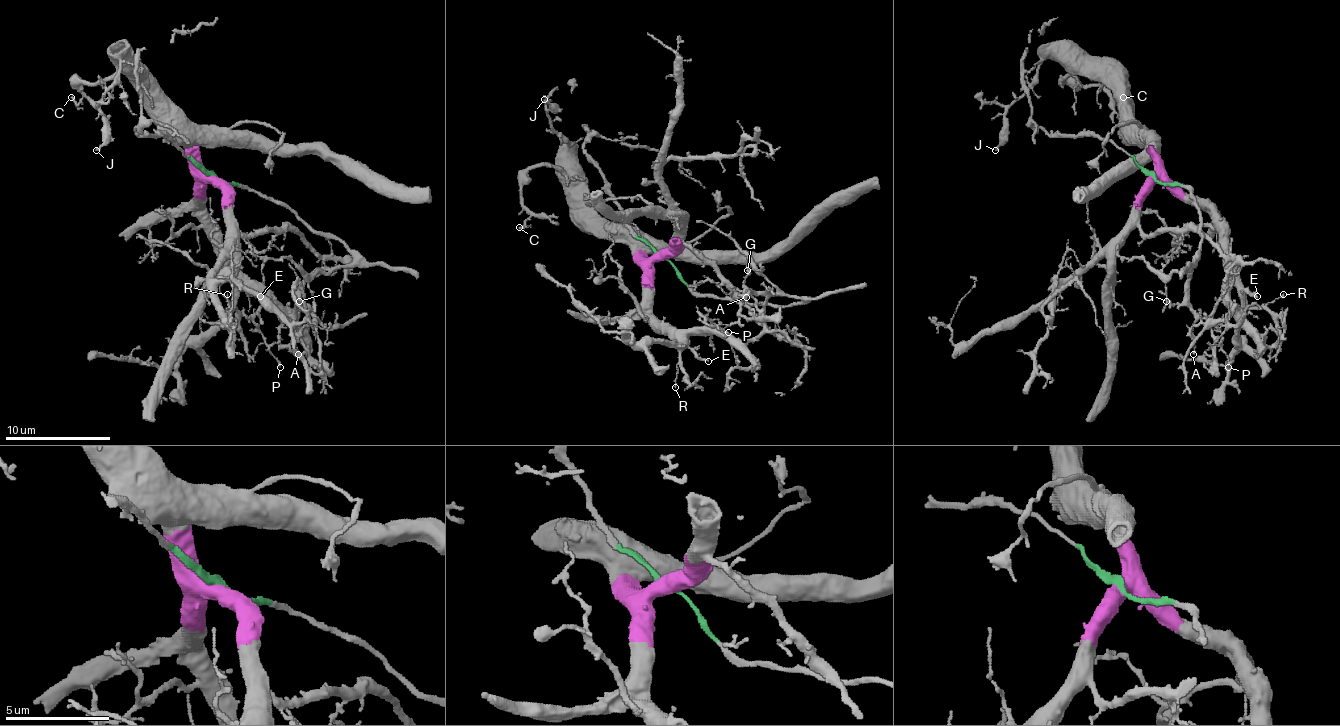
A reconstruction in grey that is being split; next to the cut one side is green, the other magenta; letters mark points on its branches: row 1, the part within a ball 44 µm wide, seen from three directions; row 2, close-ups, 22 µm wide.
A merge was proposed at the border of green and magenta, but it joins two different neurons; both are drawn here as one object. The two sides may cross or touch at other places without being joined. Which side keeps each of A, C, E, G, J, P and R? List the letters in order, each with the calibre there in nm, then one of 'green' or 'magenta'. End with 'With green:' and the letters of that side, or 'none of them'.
A: 100 nm | magenta
C: 130 nm | magenta
E: 170 nm | magenta
G: 150 nm | green
J: 150 nm | magenta
P: 160 nm | magenta
R: 110 nm | magenta
With green: G

